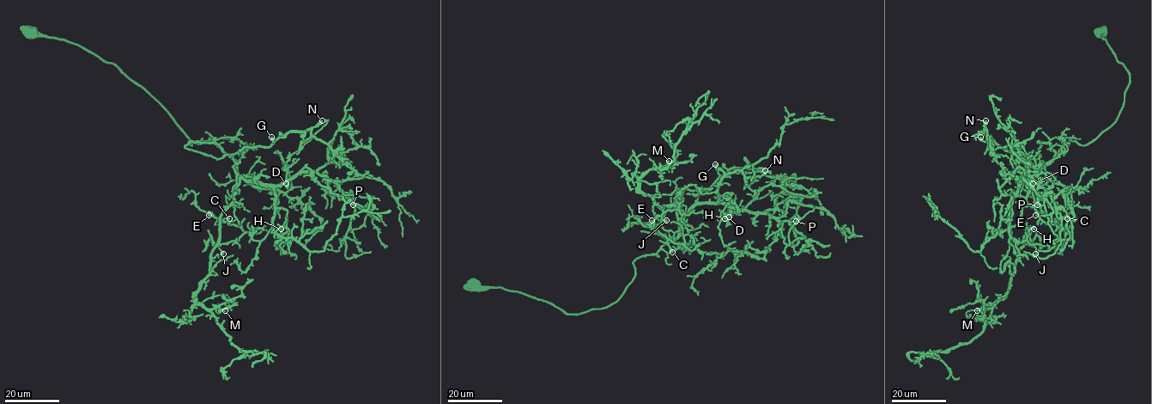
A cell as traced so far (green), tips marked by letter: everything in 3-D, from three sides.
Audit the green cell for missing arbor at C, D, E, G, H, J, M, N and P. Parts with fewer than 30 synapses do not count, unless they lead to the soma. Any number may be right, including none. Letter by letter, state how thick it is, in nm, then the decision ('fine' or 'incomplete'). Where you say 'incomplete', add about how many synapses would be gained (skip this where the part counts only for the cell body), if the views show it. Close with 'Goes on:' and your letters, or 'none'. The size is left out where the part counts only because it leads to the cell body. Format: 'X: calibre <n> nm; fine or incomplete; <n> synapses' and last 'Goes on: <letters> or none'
C: calibre 550 nm; fine
D: calibre 440 nm; fine
E: calibre 550 nm; fine
G: calibre 500 nm; fine
H: calibre 500 nm; fine
J: calibre 480 nm; fine
M: calibre 400 nm; fine
N: calibre 550 nm; incomplete; 70 synapses
P: calibre 500 nm; fine
Goes on: N

